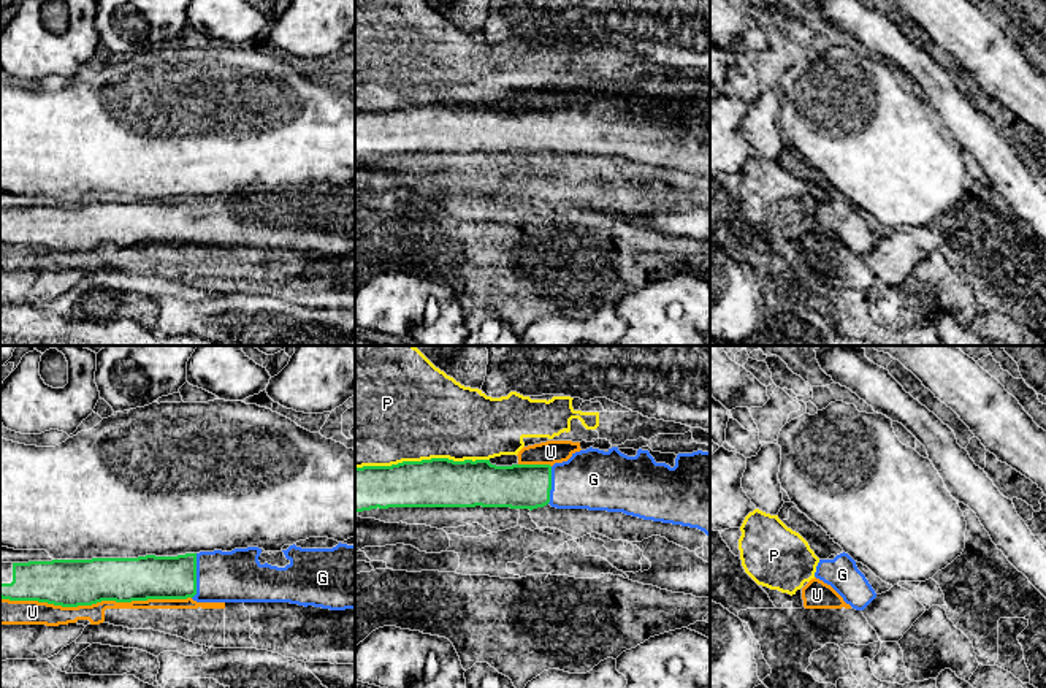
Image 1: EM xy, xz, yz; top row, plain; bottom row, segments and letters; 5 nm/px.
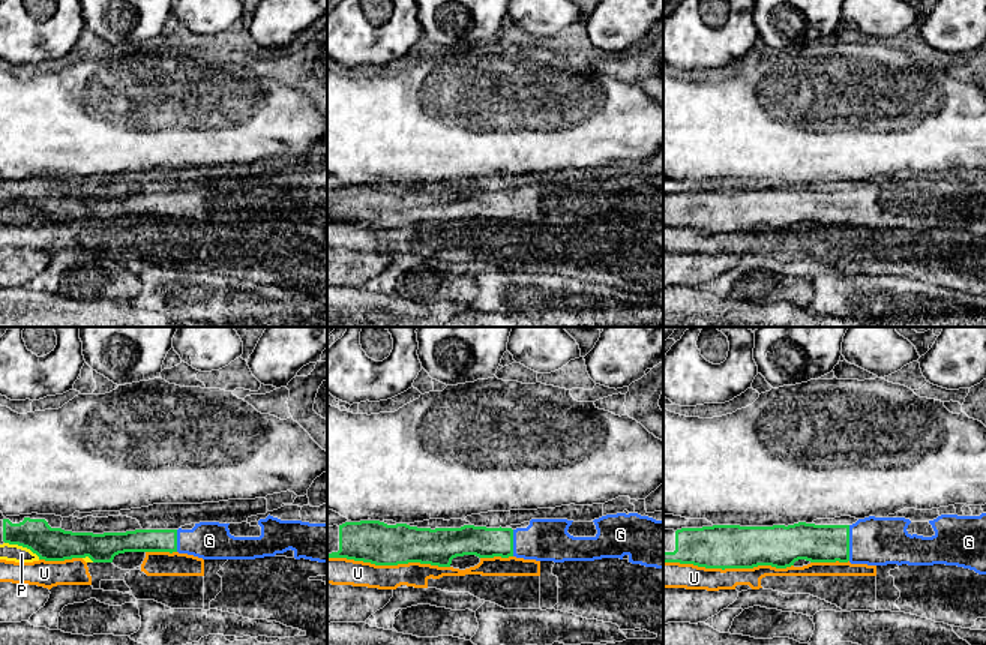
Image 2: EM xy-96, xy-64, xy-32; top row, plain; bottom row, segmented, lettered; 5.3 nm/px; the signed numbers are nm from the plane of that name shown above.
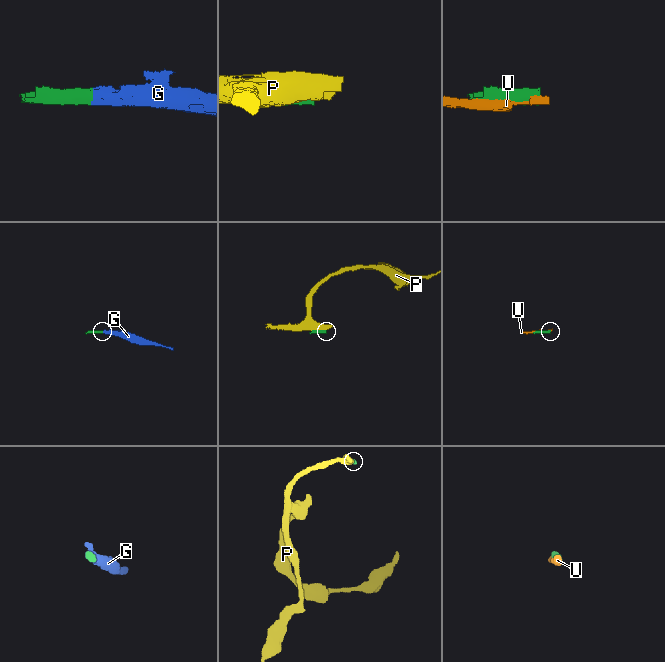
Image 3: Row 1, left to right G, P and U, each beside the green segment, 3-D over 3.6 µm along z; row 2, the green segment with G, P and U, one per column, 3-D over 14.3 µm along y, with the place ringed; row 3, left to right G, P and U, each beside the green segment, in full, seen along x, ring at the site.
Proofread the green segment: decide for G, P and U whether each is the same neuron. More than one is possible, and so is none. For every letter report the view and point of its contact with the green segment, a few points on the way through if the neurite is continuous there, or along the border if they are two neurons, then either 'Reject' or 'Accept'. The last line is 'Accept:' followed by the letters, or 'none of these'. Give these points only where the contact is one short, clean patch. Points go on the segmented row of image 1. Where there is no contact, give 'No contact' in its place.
G: Touches green at xy (195, 576). Accept
P: Touches green at xz (422, 460). Reject
U: Touches green at xy (95, 603). Reject
Accept: G

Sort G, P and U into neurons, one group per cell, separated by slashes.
G / P / U

